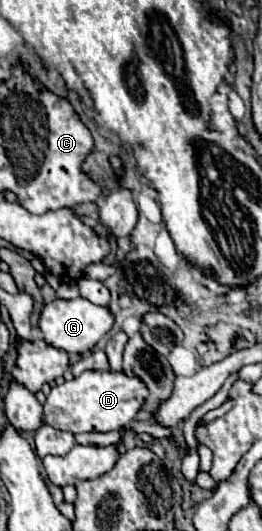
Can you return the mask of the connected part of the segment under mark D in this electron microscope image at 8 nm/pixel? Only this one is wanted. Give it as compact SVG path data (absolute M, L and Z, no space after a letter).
M82 372L78 378L72 378L52 388L52 392L46 396L44 402L44 422L48 422L56 430L72 432L72 434L120 430L122 426L130 424L136 418L144 398L146 398L146 386L142 386L142 382L138 382L138 378L134 376L126 376L122 372Z

